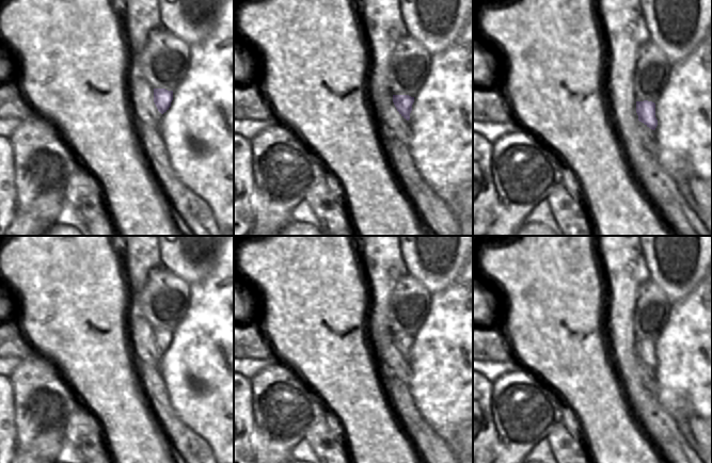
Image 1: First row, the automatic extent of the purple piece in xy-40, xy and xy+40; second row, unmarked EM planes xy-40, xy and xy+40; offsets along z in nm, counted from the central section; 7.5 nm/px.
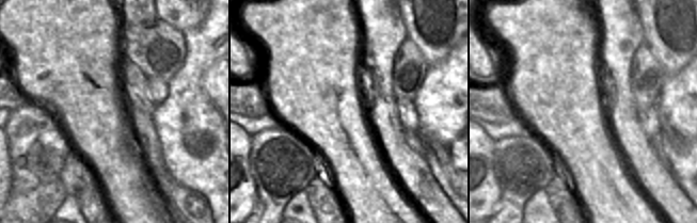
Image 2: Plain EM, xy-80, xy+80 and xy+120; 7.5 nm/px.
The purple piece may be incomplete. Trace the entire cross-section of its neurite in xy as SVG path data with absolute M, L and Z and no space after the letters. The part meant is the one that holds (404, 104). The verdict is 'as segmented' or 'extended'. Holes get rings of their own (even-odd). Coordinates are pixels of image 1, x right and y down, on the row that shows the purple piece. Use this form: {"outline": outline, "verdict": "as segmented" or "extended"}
{"outline": "M393 95L393 102L399 112L399 114L406 118L410 119L410 113L412 111L412 105L414 102L414 97L409 95Z", "verdict": "as segmented"}

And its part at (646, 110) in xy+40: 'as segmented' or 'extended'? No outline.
as segmented

